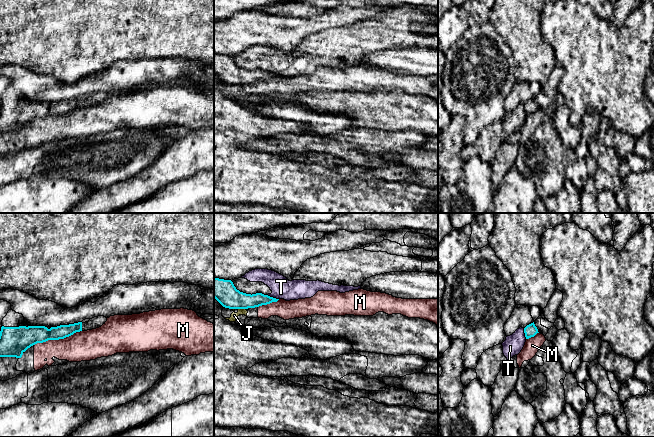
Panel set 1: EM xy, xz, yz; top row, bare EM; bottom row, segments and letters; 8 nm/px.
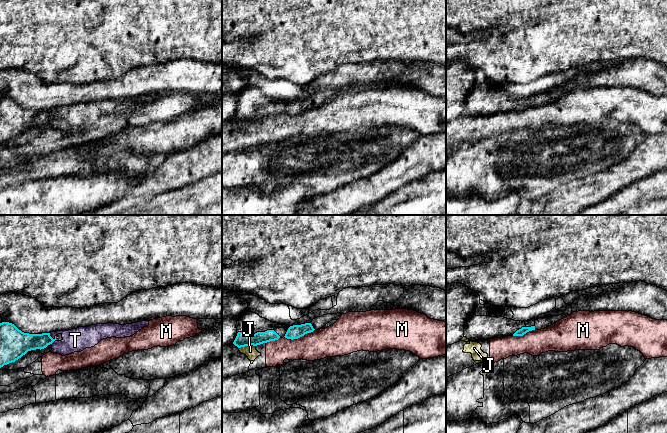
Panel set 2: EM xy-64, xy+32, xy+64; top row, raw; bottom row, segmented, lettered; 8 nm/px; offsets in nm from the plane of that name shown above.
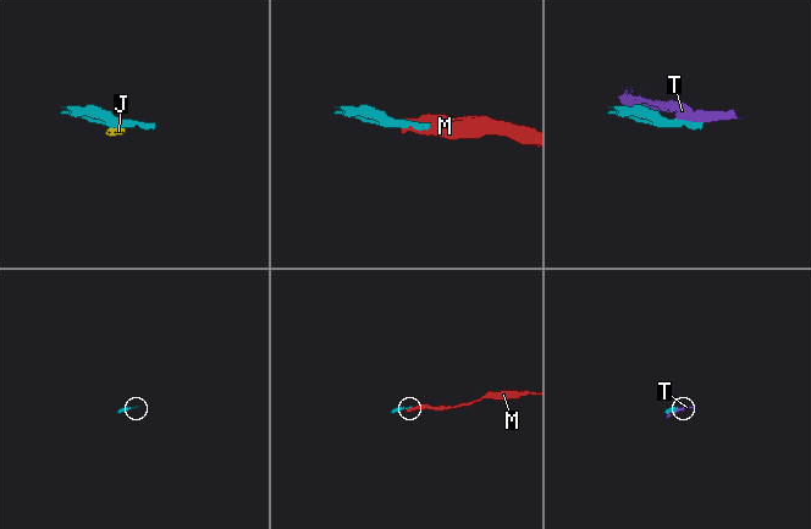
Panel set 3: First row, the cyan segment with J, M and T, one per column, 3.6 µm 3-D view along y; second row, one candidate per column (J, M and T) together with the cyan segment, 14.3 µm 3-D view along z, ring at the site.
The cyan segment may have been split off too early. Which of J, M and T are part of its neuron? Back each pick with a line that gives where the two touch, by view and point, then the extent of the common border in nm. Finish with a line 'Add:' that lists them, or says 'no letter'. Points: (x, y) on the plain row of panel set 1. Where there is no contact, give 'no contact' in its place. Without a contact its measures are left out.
Add: no letter

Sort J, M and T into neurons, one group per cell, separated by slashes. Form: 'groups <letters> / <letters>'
groups J M / T

